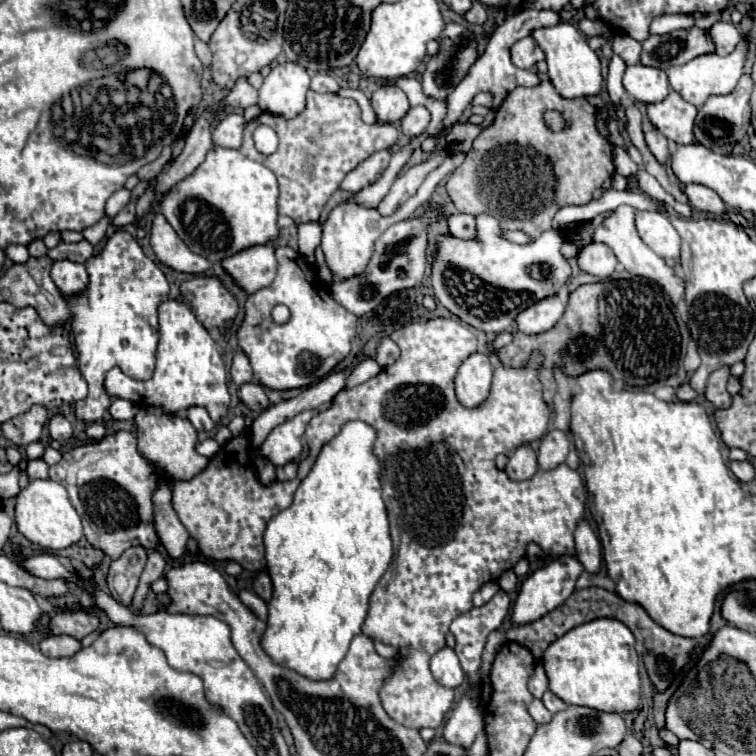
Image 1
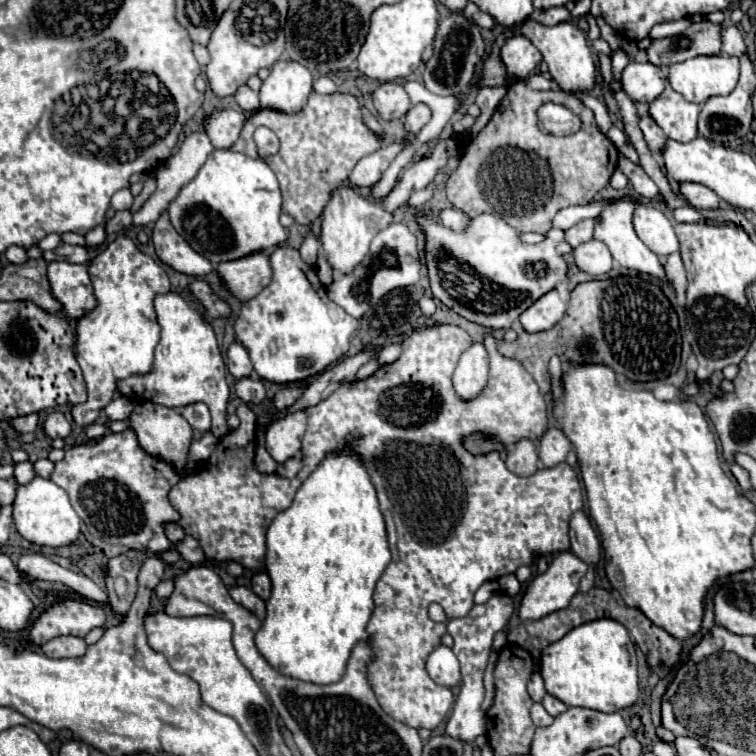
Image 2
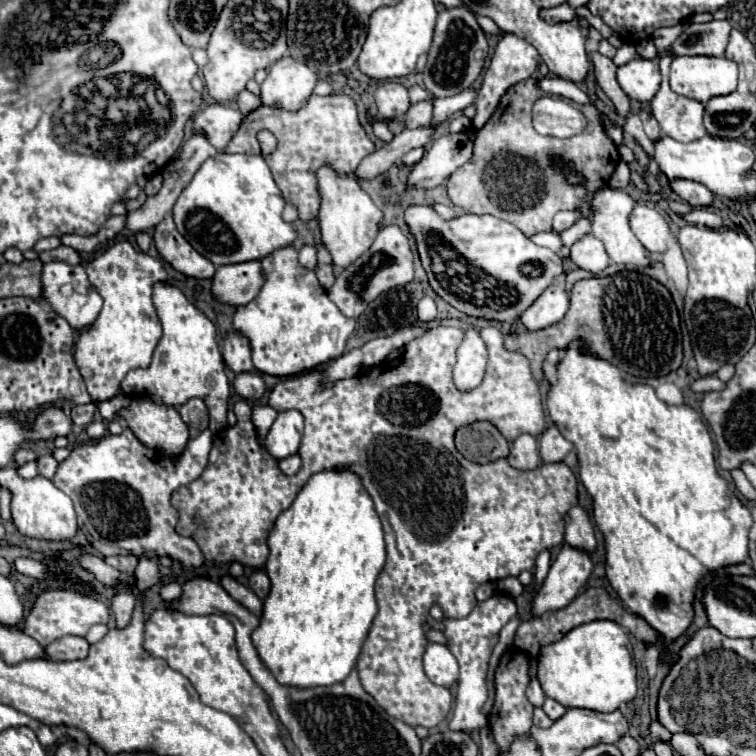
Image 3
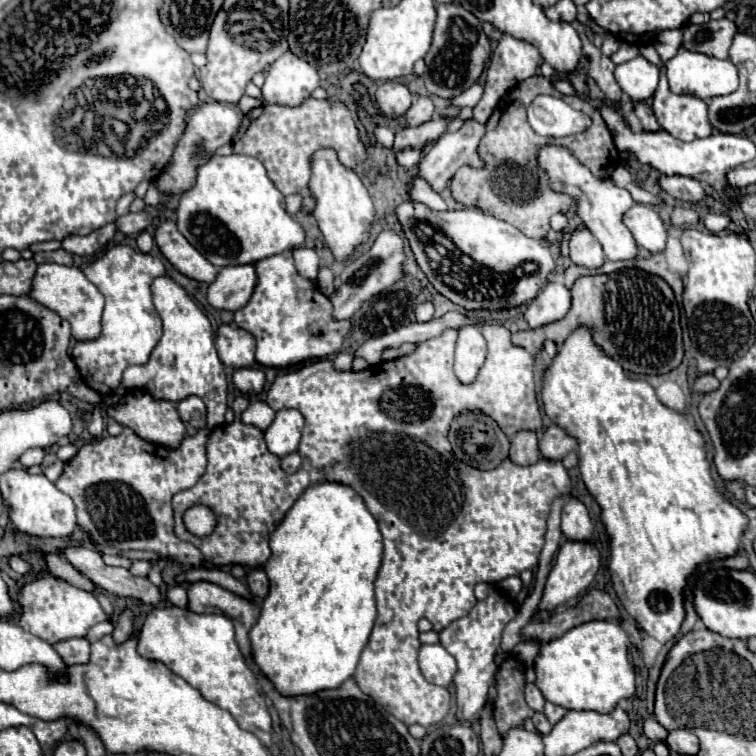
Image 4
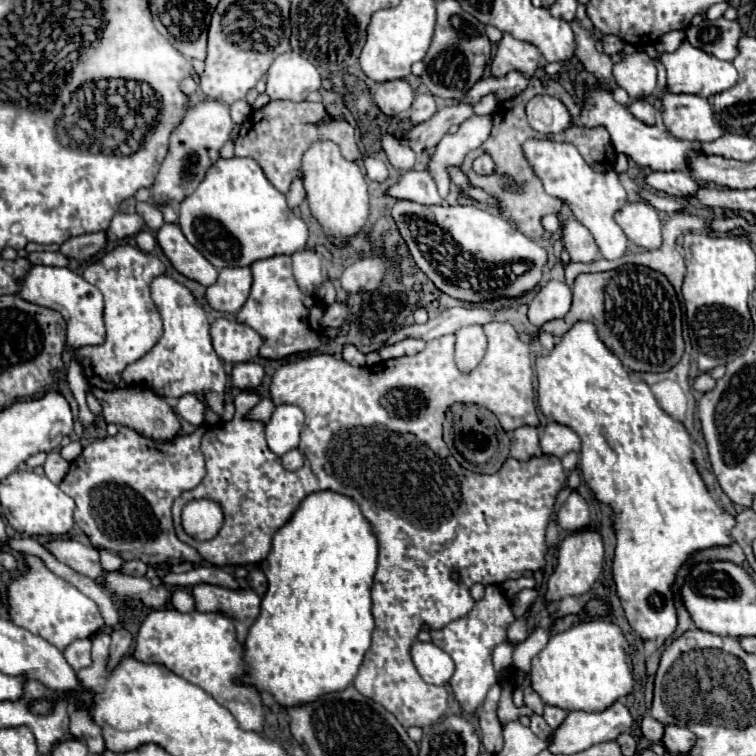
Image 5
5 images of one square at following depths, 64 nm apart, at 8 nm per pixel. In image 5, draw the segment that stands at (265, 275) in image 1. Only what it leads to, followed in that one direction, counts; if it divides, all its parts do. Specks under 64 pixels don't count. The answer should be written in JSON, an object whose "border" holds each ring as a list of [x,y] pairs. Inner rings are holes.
{"border":[[[224,268],[216,284],[208,286],[206,300],[214,310],[236,314],[246,302],[252,286],[250,268]]]}

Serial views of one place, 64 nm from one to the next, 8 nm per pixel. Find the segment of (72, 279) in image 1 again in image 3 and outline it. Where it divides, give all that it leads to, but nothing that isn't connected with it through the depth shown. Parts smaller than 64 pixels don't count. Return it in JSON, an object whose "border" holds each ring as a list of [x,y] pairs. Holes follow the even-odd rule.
{"border":[[[48,262],[42,268],[42,300],[62,318],[68,320],[68,324],[76,330],[88,330],[94,326],[100,310],[102,310],[102,296],[96,292],[96,288],[90,284],[86,270],[78,264],[78,266],[70,266],[70,264],[60,264],[60,262]]]}

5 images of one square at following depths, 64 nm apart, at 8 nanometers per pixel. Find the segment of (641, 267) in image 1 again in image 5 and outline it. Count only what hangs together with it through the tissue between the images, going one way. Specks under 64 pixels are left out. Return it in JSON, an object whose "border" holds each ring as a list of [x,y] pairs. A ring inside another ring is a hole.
{"border":[[[530,138],[522,144],[522,150],[524,150],[524,156],[530,162],[534,174],[542,180],[546,194],[560,198],[562,202],[566,202],[570,206],[576,220],[592,232],[592,236],[600,248],[600,254],[606,260],[616,260],[616,258],[624,256],[624,252],[628,248],[628,238],[624,236],[622,228],[618,224],[614,224],[614,220],[612,220],[614,212],[626,204],[626,190],[622,188],[616,172],[612,172],[612,170],[594,172],[584,162],[578,148],[568,142],[556,142],[550,138]]]}

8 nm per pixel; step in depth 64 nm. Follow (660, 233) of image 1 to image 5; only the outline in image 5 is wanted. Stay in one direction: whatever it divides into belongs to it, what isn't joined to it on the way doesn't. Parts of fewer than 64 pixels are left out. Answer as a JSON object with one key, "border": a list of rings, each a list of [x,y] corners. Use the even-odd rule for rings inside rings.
{"border":[[[628,202],[614,214],[614,222],[624,230],[628,240],[640,248],[654,250],[662,244],[660,218],[648,202]]]}

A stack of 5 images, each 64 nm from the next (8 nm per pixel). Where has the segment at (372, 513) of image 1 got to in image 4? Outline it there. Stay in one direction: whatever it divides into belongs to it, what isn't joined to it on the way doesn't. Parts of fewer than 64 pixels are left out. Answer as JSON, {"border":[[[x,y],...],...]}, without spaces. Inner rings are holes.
{"border":[[[336,482],[312,484],[300,496],[300,500],[296,500],[296,504],[288,510],[284,520],[278,524],[278,528],[270,536],[270,548],[272,548],[272,556],[264,564],[264,572],[266,572],[266,576],[270,580],[270,592],[268,592],[268,596],[262,602],[262,612],[260,612],[258,622],[250,630],[252,660],[258,666],[260,674],[266,676],[272,682],[272,686],[276,688],[276,692],[280,692],[282,696],[308,696],[308,694],[316,694],[316,692],[320,692],[324,688],[340,688],[348,678],[354,676],[358,660],[360,660],[360,654],[362,654],[362,650],[368,644],[368,638],[370,638],[372,628],[374,628],[374,620],[376,620],[374,578],[378,574],[380,560],[382,560],[382,536],[380,536],[376,520],[366,510],[364,500],[360,500],[360,496],[356,496],[356,492],[352,492],[352,488],[336,484]]]}

